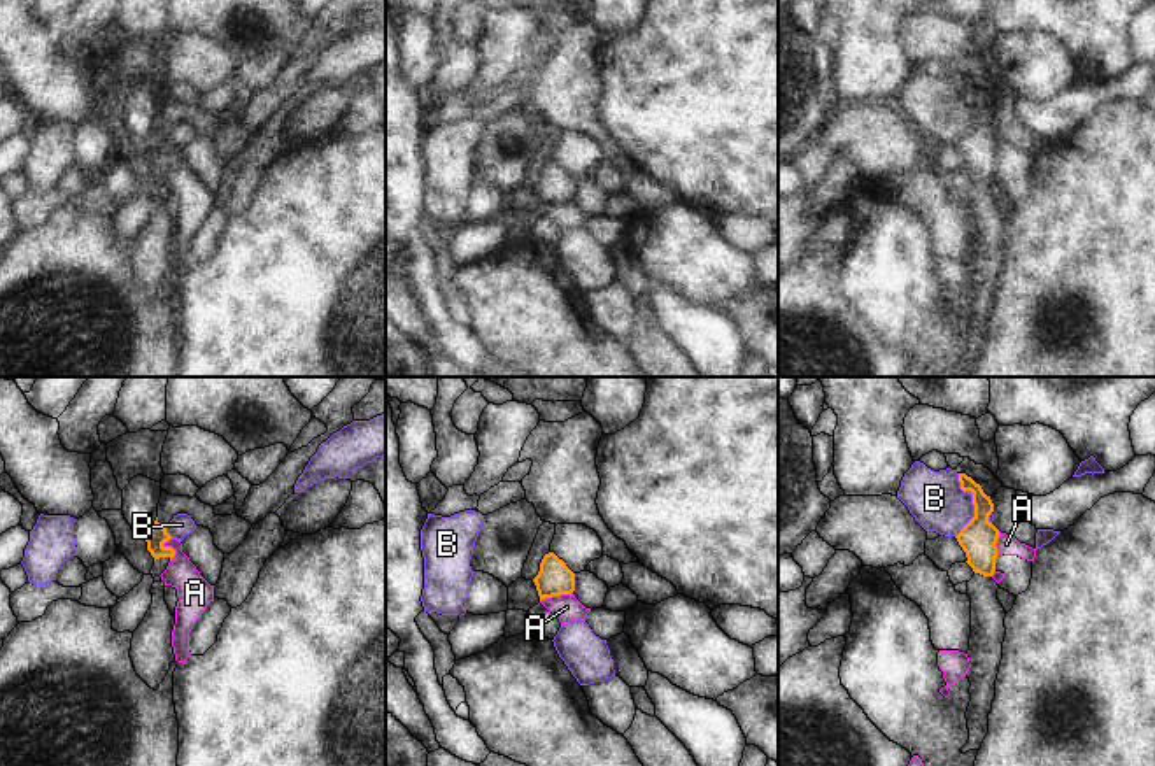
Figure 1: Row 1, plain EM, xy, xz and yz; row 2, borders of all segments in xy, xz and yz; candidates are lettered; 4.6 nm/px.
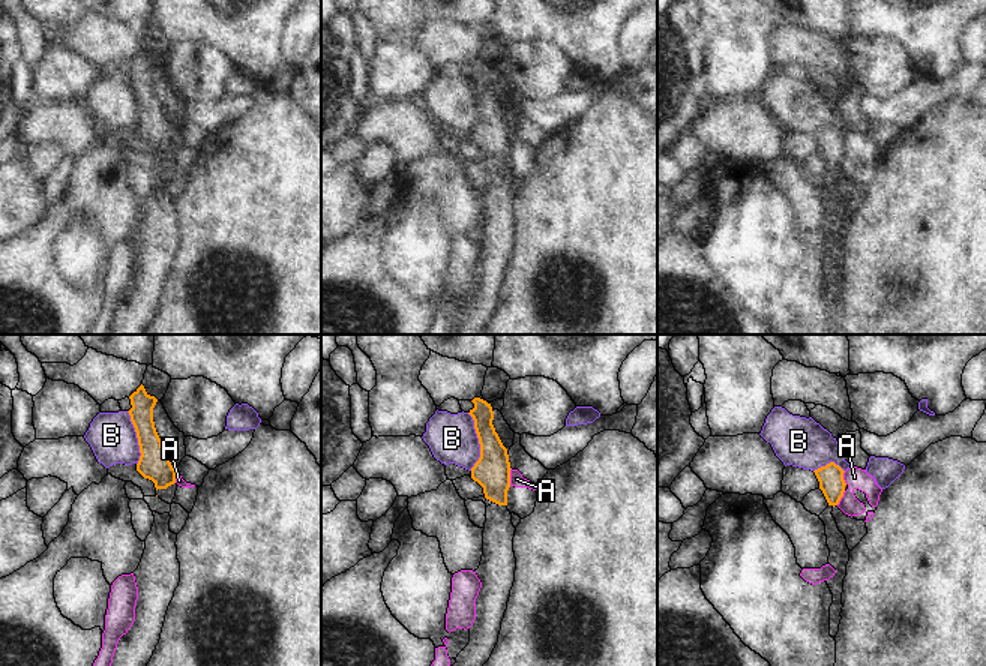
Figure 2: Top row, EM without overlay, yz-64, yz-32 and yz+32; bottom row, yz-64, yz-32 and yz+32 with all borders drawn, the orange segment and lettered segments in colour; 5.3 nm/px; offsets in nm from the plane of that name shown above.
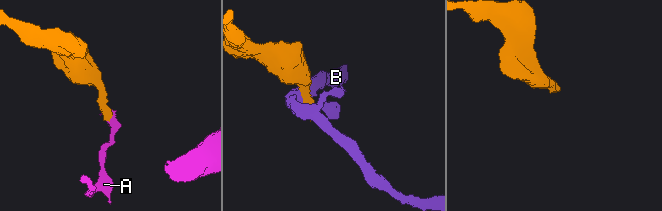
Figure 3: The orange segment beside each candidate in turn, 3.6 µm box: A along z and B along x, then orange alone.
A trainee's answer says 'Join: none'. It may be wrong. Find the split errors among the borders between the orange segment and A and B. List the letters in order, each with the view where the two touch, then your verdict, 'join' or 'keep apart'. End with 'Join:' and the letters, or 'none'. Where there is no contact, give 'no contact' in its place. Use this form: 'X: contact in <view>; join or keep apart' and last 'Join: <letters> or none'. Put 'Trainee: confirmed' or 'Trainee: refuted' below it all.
A: contact in xy; keep apart
B: contact in yz; keep apart
Join: none
Trainee: confirmed

